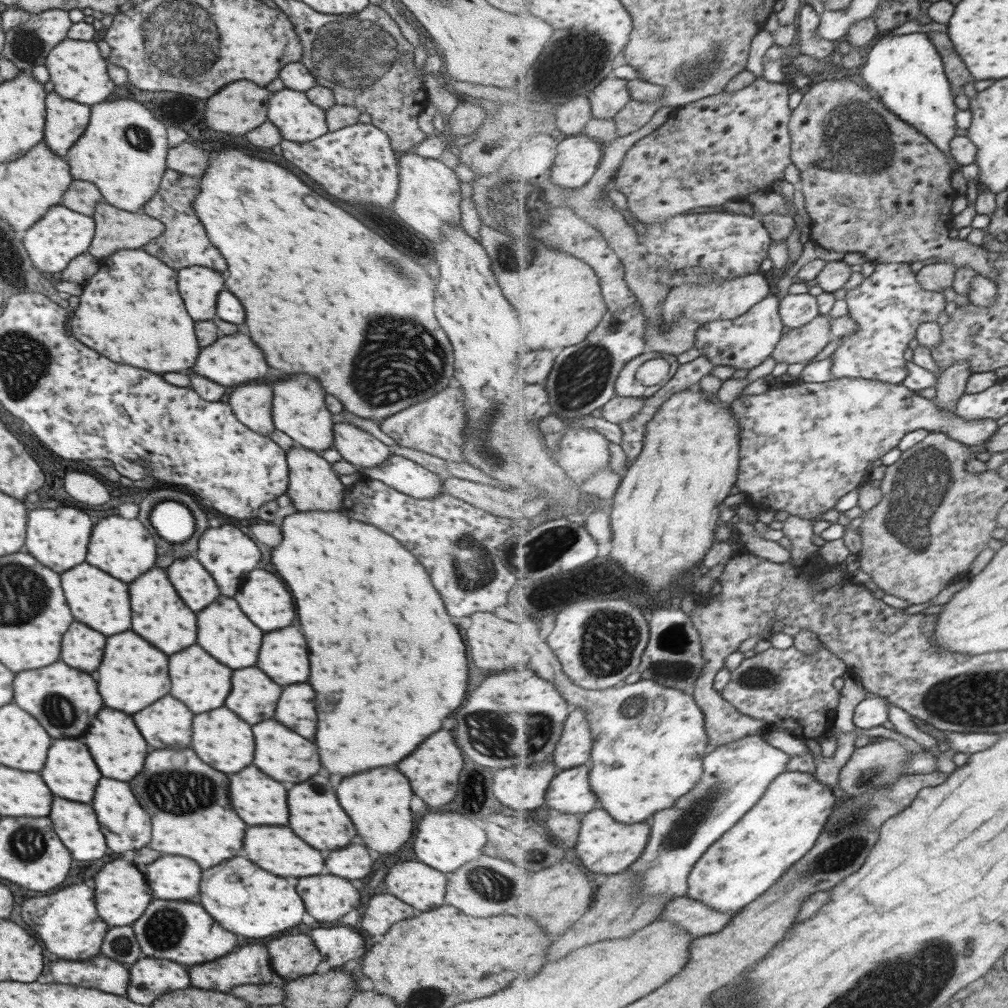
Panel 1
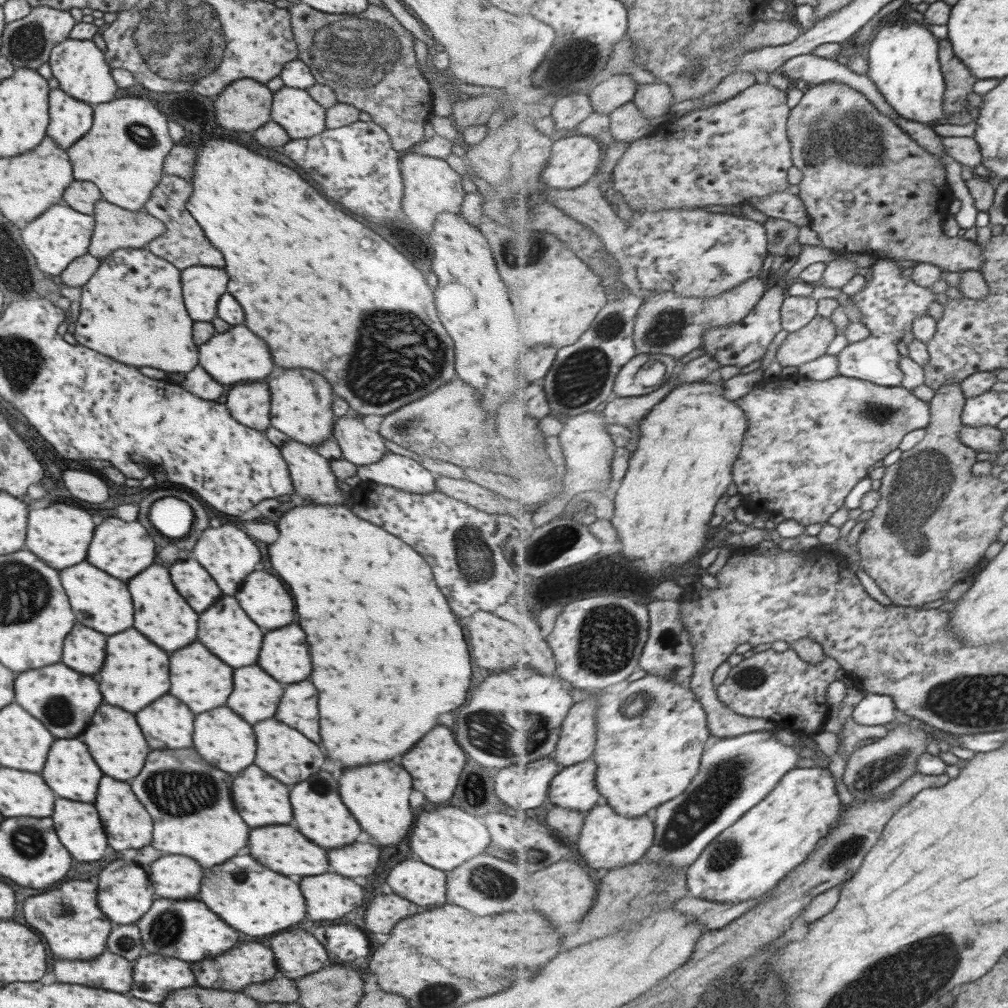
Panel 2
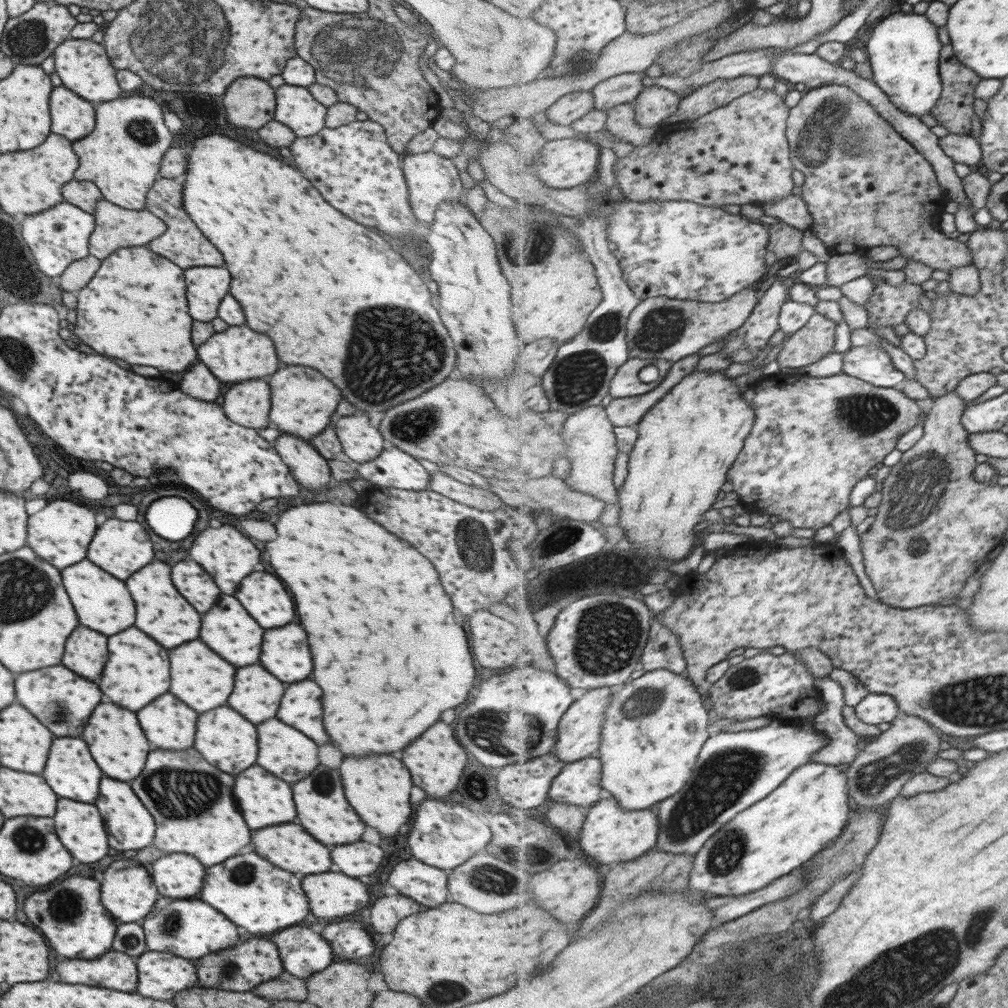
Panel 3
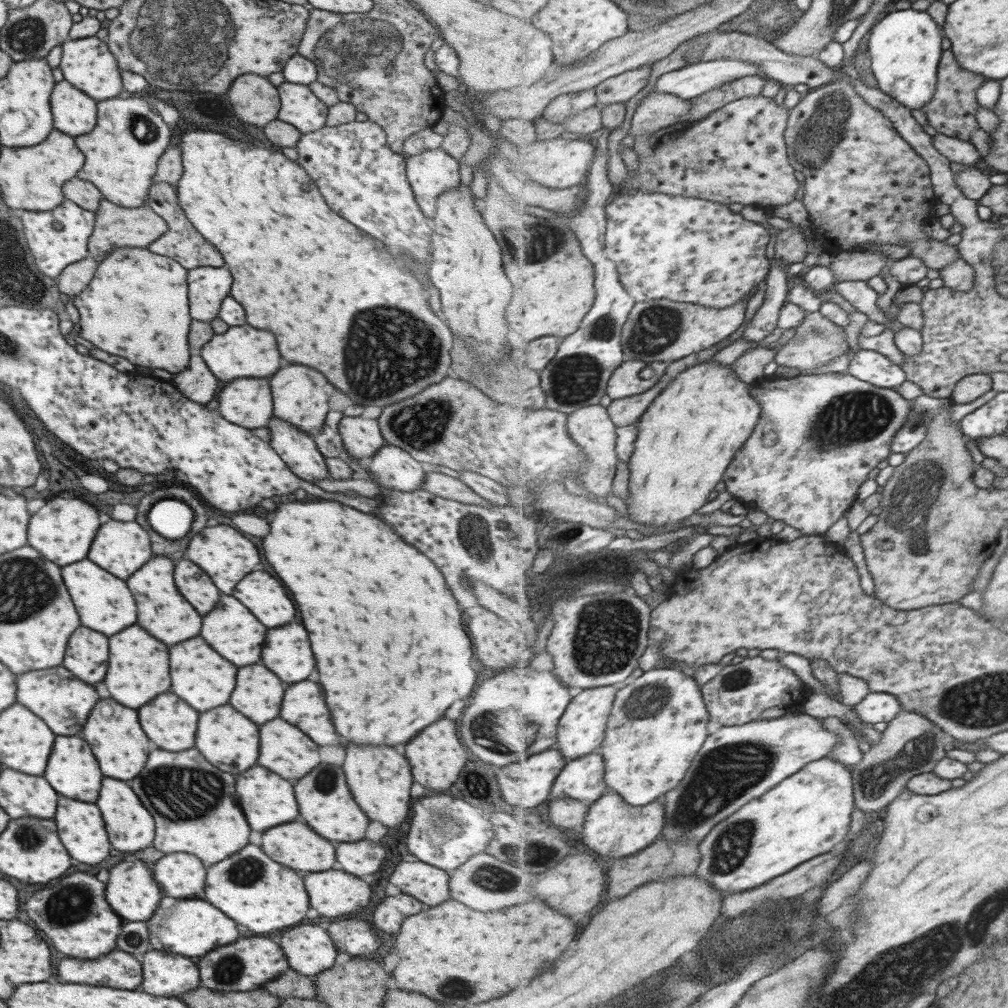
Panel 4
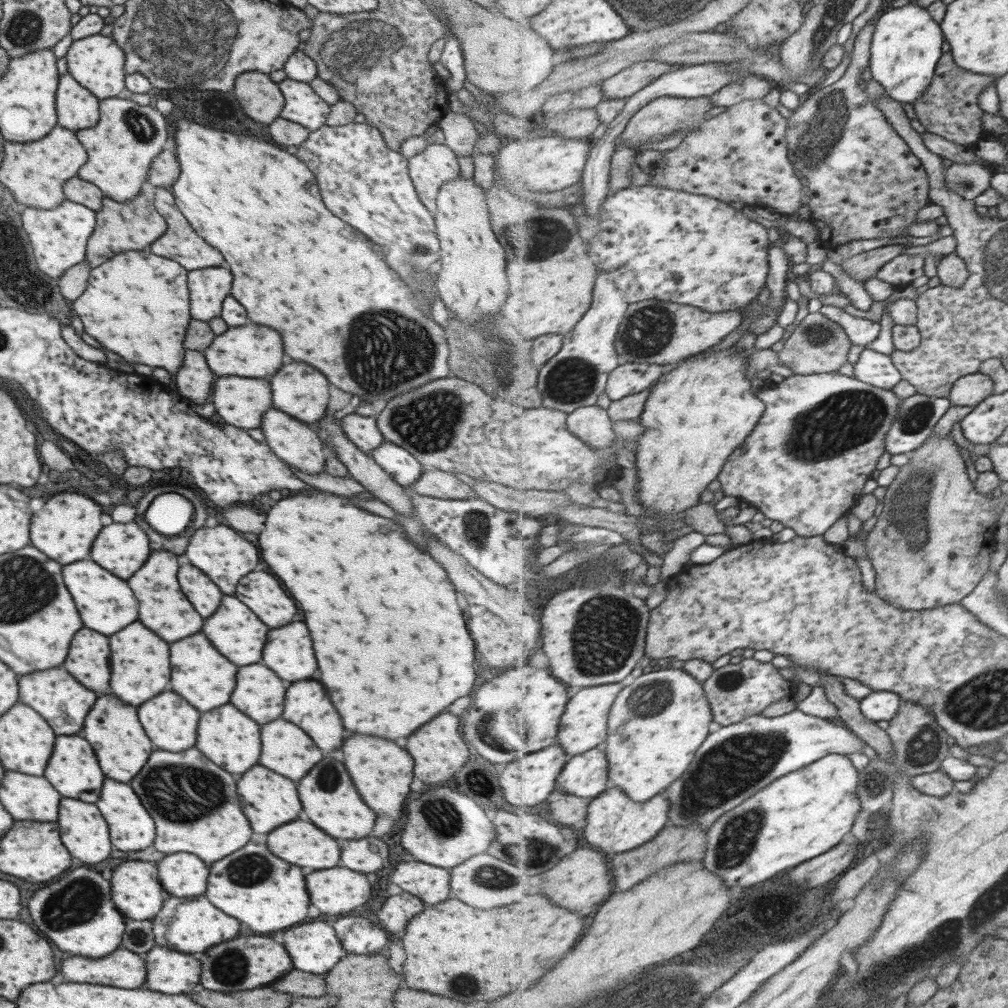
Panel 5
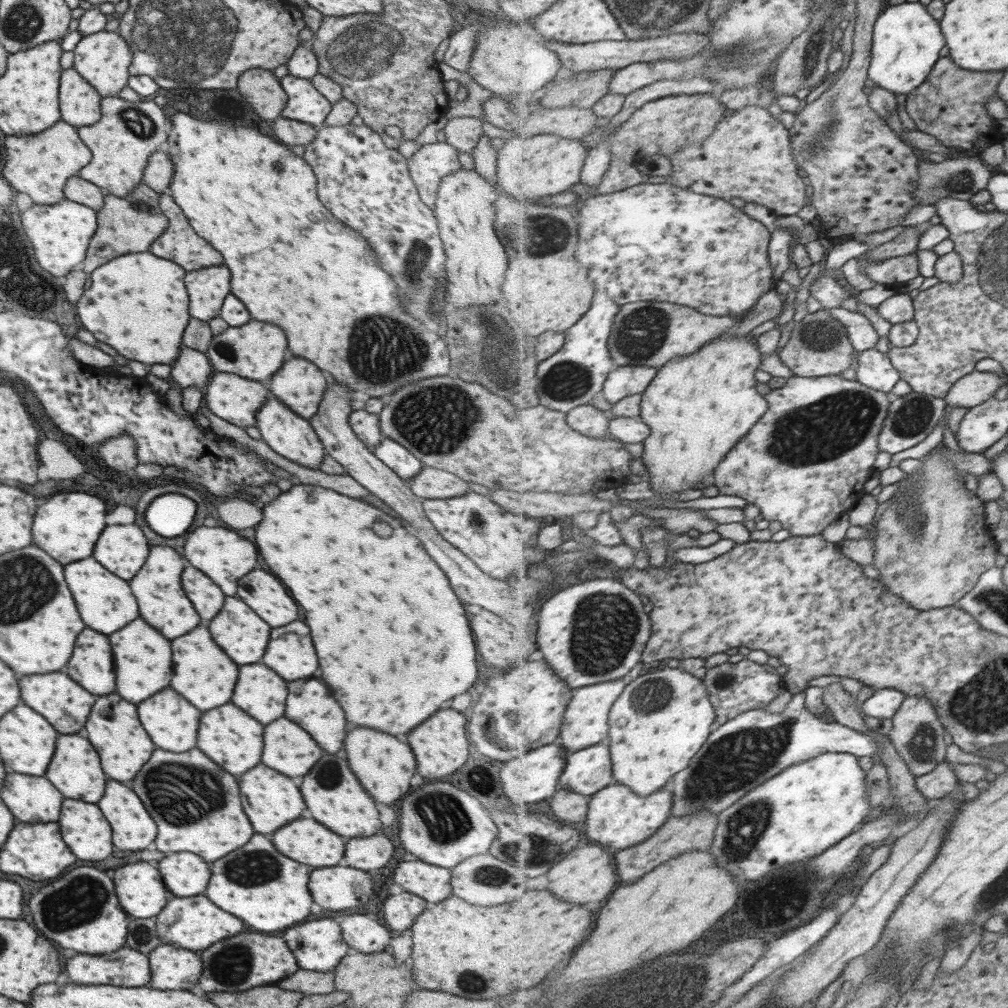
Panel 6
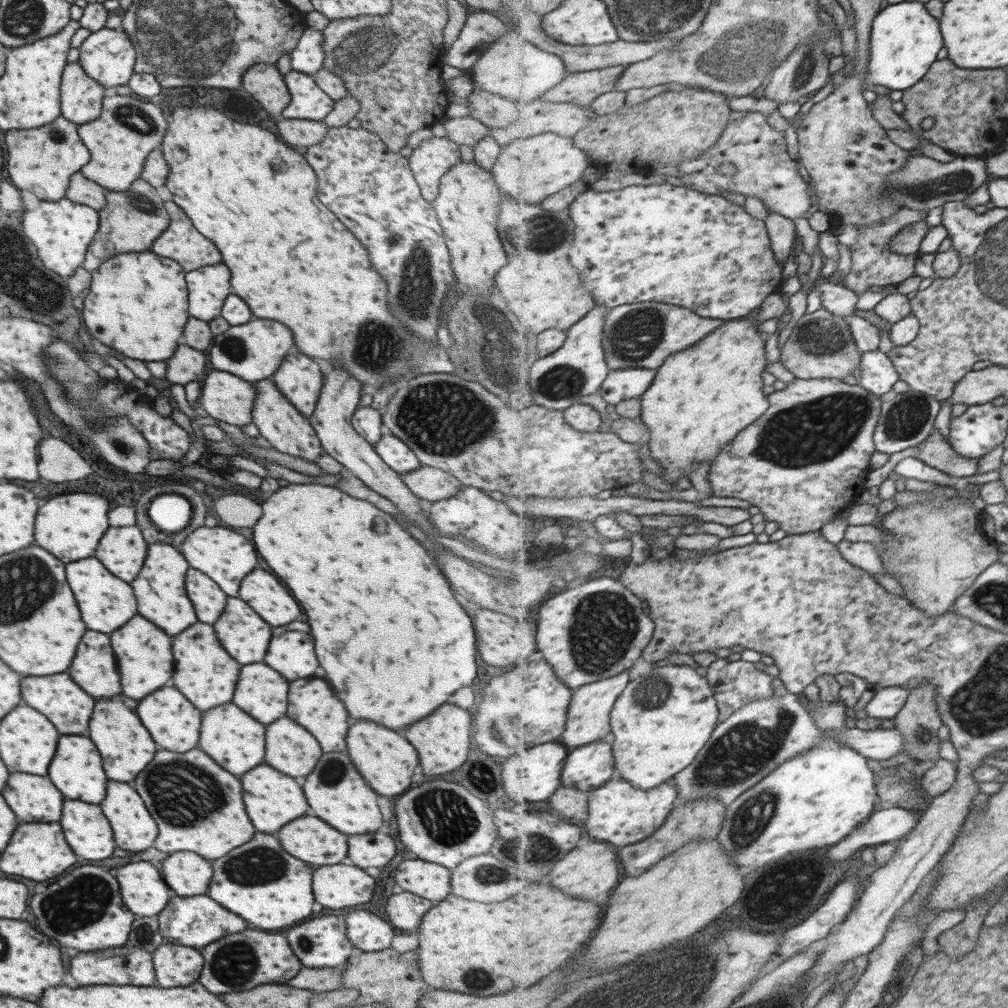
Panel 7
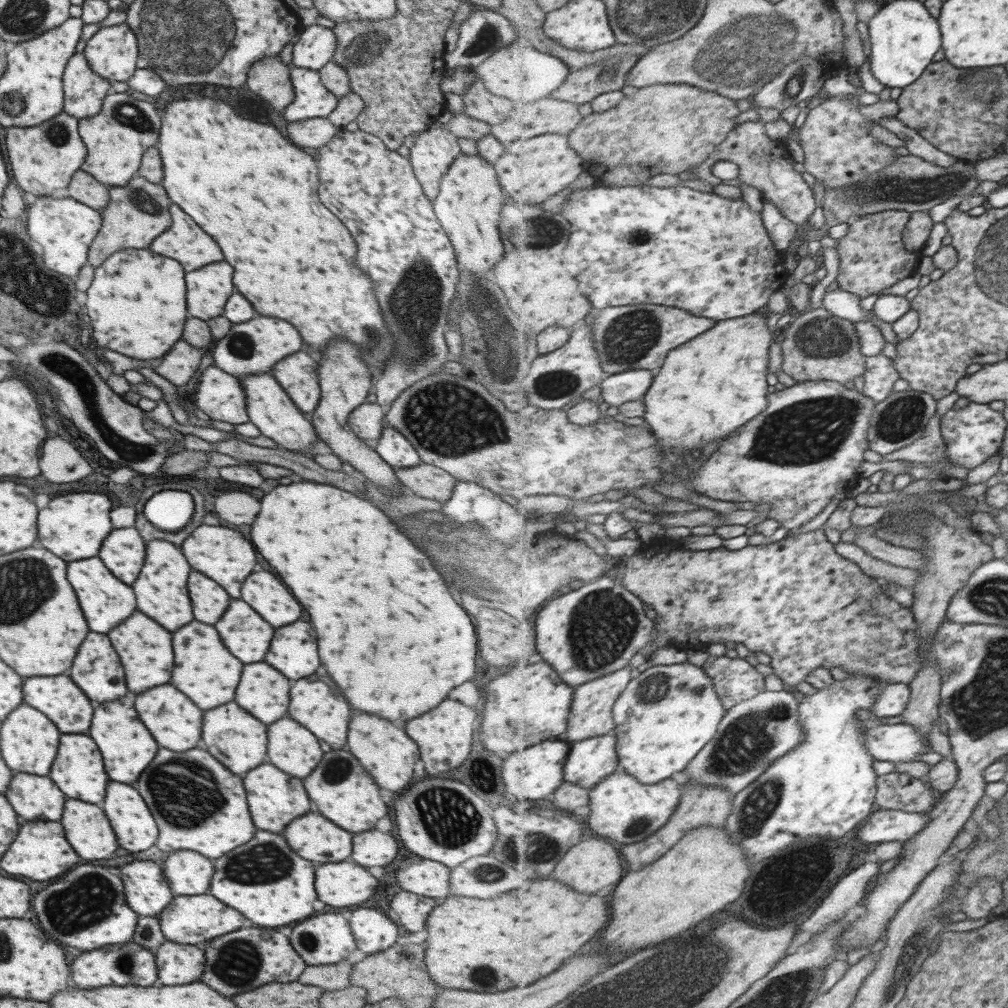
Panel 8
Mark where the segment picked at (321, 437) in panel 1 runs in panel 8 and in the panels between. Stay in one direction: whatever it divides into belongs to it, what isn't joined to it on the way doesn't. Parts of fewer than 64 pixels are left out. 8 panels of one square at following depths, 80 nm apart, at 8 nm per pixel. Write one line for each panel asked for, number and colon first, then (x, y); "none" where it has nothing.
2: (300, 401)
3: (301, 401)
4: (299, 394)
5: (300, 391)
6: (299, 385)
7: (298, 378)
8: (296, 374)

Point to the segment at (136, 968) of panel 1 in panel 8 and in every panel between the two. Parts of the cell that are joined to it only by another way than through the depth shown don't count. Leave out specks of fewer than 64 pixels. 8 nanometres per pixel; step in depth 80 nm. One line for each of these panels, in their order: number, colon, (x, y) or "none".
2: (154, 976)
3: (160, 975)
4: (164, 974)
5: (170, 972)
6: (174, 968)
7: (174, 965)
8: (176, 964)

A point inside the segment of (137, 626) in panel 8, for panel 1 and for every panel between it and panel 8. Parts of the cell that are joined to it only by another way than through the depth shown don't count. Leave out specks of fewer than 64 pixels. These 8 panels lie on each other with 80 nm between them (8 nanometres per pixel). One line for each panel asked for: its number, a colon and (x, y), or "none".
1: (132, 674)
2: (134, 673)
3: (136, 671)
4: (137, 672)
5: (139, 662)
6: (142, 657)
7: (143, 655)

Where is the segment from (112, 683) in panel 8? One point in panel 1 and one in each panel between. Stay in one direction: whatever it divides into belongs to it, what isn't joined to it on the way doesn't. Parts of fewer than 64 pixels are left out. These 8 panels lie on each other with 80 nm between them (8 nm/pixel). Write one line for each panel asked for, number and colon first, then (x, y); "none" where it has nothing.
1: (81, 648)
2: (83, 650)
3: (85, 652)
4: (86, 656)
5: (88, 660)
6: (90, 665)
7: (93, 668)

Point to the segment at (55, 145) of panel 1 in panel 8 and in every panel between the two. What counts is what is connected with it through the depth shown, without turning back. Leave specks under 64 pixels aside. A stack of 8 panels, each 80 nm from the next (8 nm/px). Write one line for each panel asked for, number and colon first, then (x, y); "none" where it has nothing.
2: (69, 119)
3: (71, 116)
4: (73, 112)
5: (76, 108)
6: (78, 102)
7: (80, 96)
8: (83, 91)

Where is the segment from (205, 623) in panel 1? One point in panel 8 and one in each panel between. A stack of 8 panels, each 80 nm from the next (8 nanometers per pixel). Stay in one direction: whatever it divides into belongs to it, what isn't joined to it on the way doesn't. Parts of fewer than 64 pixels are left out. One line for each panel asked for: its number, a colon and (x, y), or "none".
2: (224, 629)
3: (227, 629)
4: (229, 629)
5: (234, 630)
6: (236, 630)
7: (242, 633)
8: (245, 635)

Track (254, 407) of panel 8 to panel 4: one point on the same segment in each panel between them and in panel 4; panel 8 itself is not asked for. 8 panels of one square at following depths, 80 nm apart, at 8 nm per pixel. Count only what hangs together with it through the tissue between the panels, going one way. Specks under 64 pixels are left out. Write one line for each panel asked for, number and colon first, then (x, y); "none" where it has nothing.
4: (297, 449)
5: (291, 440)
6: (290, 436)
7: (284, 428)

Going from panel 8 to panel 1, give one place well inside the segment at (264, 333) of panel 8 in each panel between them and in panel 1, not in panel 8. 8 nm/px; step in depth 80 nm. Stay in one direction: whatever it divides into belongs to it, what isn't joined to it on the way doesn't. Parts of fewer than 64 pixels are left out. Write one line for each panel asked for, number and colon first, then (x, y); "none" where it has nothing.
1: (231, 360)
2: (235, 355)
3: (236, 354)
4: (242, 352)
5: (251, 351)
6: (254, 351)
7: (252, 351)

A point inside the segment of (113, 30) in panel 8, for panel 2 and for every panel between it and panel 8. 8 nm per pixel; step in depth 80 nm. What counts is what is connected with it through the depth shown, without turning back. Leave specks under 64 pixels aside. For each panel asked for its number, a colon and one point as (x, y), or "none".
2: (79, 67)
3: (83, 66)
4: (87, 64)
5: (97, 63)
6: (102, 59)
7: (107, 55)

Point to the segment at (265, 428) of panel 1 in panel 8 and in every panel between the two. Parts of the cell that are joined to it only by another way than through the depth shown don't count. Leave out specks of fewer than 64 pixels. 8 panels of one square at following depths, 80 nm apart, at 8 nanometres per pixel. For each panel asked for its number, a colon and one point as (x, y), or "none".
2: (249, 404)
3: (247, 402)
4: (247, 402)
5: (240, 401)
6: (234, 399)
7: (225, 397)
8: (219, 396)

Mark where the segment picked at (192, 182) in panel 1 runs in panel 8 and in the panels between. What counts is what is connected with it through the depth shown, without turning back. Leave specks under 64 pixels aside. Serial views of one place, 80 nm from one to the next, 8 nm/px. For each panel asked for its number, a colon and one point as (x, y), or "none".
2: (182, 243)
3: (181, 242)
4: (180, 242)
5: (179, 242)
6: (179, 242)
7: (180, 241)
8: (184, 241)

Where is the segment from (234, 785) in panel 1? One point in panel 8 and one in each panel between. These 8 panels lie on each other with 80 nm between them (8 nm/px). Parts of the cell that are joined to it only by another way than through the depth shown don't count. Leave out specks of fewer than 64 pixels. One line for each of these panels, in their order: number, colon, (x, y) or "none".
2: (259, 800)
3: (264, 800)
4: (266, 800)
5: (267, 800)
6: (270, 800)
7: (272, 799)
8: (274, 799)

